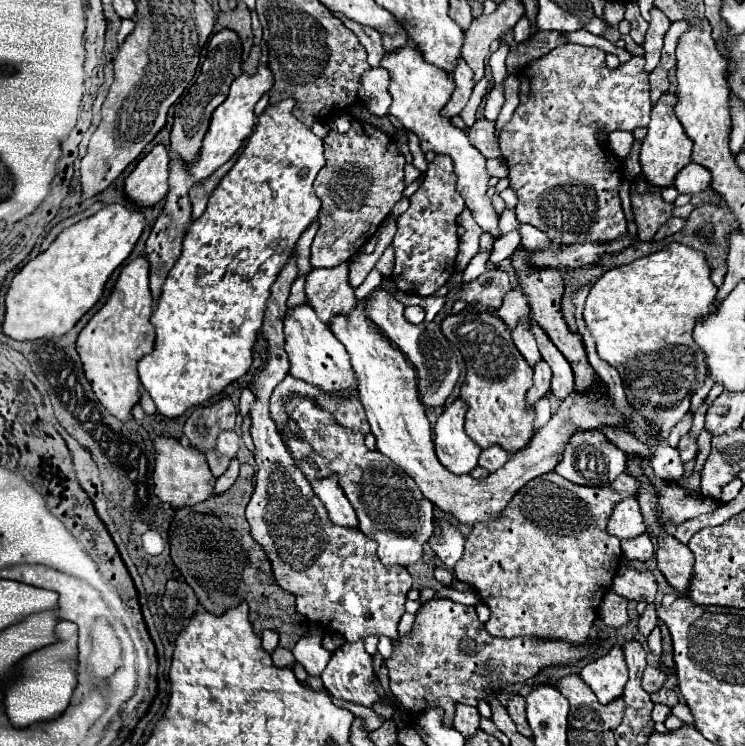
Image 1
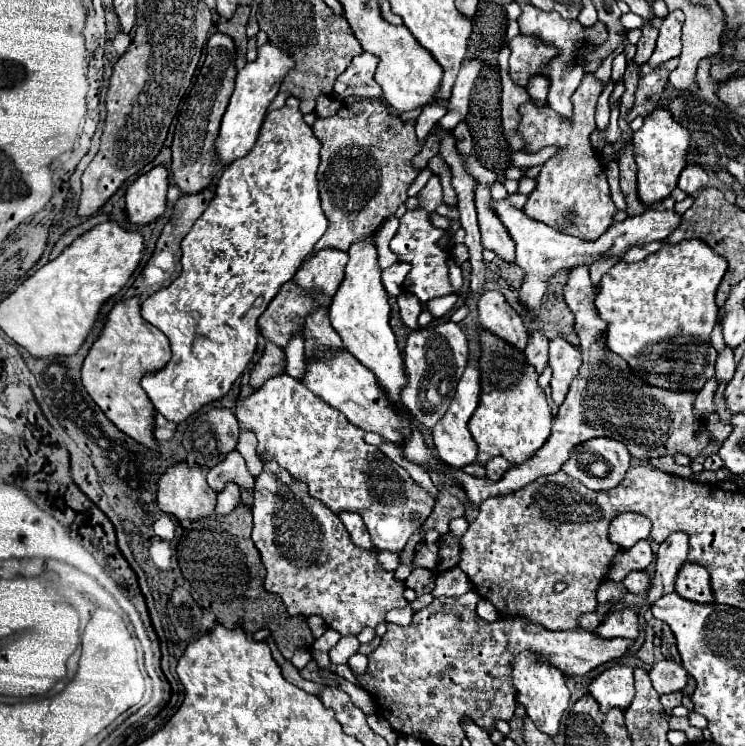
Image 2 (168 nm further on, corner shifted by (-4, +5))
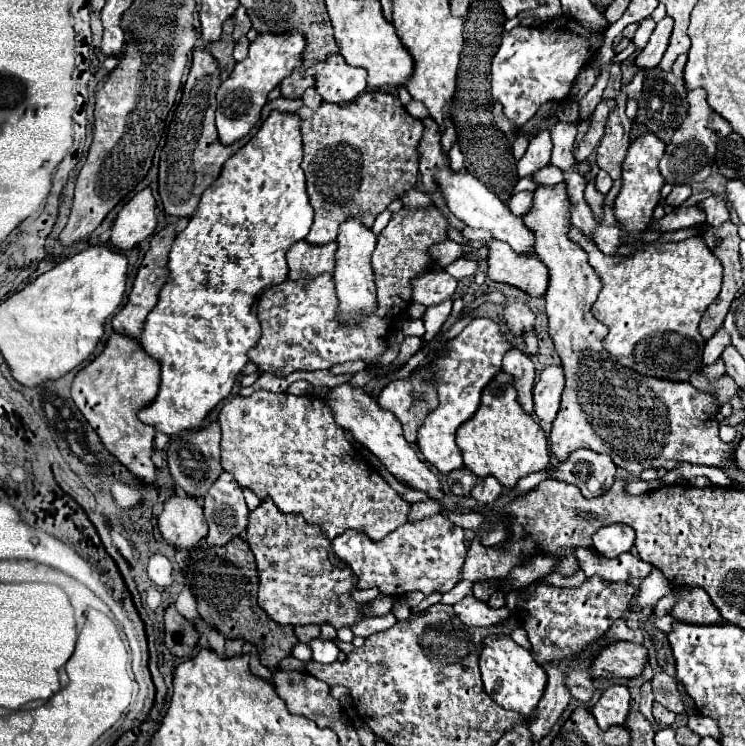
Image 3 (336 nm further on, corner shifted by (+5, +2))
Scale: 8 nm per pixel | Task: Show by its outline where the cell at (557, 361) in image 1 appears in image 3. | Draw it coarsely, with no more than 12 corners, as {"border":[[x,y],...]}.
{"border":[[561,366],[541,372],[533,388],[535,416],[553,422],[565,386]]}

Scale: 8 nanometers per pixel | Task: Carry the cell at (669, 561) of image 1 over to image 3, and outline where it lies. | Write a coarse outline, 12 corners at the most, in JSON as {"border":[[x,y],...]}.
{"border":[[677,590],[671,616],[695,624],[723,622],[707,592]]}

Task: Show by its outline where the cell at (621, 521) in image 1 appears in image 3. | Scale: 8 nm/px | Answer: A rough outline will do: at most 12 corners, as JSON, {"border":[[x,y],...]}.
{"border":[[611,524],[593,534],[593,548],[617,558],[633,548],[635,530]]}

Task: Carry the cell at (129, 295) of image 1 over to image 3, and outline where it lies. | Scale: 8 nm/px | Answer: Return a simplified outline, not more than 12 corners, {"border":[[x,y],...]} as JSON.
{"border":[[113,332],[79,370],[73,402],[105,450],[155,482],[157,360]]}

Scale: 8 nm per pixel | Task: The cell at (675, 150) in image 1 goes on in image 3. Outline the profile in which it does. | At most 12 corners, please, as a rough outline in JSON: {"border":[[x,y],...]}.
{"border":[[631,142],[613,212],[629,234],[645,232],[665,180],[665,142]]}

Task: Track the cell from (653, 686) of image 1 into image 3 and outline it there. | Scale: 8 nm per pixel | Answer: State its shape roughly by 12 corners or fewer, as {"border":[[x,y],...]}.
{"border":[[665,672],[651,682],[655,702],[675,714],[685,706],[677,690],[677,682]]}

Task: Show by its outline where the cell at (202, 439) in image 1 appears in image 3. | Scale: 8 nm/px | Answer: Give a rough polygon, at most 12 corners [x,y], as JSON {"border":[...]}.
{"border":[[217,422],[167,446],[175,484],[201,500],[221,476]]}

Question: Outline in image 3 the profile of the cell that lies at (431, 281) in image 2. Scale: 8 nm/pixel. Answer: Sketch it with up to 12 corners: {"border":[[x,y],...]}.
{"border":[[447,272],[413,280],[413,302],[435,306],[453,296]]}

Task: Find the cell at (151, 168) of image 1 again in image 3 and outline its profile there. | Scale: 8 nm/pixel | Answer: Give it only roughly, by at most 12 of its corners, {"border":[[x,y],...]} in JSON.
{"border":[[145,188],[117,214],[111,244],[131,250],[155,232],[155,198]]}

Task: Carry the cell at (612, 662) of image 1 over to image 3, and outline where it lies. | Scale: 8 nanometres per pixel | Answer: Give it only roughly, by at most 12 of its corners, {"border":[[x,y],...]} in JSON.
{"border":[[627,686],[607,688],[593,716],[599,728],[623,726],[629,714]]}

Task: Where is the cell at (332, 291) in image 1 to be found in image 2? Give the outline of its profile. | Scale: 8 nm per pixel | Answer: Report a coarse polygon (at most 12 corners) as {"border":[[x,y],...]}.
{"border":[[324,249],[306,259],[292,281],[334,297],[348,253]]}

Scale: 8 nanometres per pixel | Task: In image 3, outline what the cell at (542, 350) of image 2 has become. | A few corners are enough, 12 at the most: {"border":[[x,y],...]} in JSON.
{"border":[[507,302],[503,318],[513,336],[531,330],[535,314],[527,304]]}

